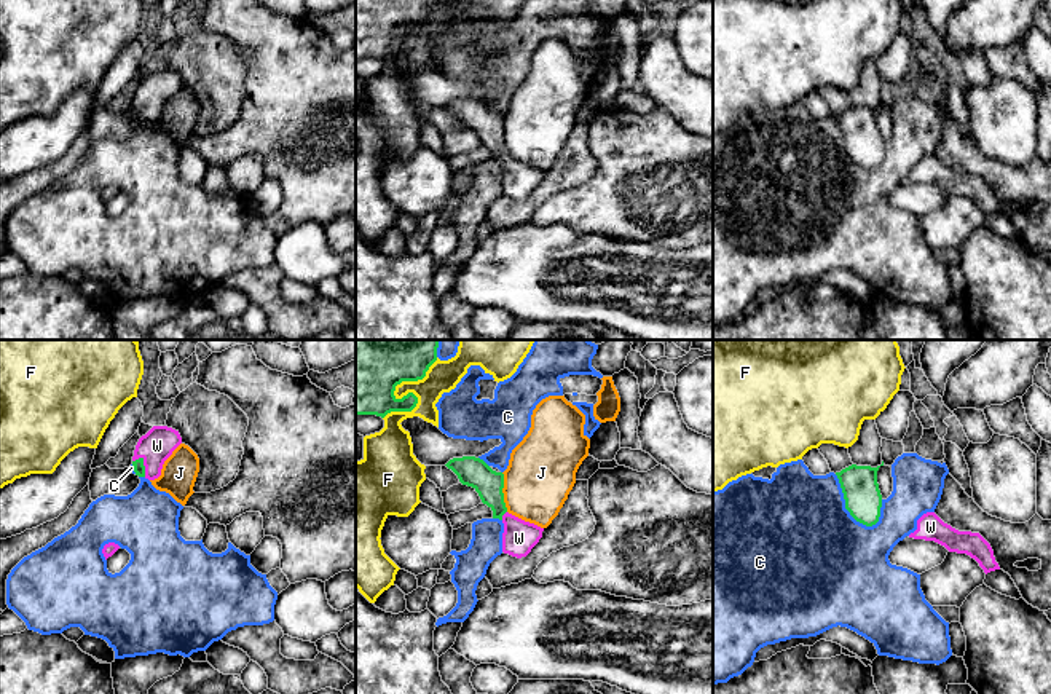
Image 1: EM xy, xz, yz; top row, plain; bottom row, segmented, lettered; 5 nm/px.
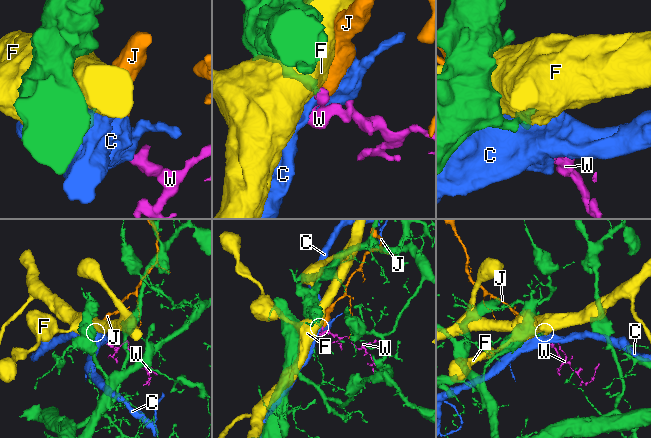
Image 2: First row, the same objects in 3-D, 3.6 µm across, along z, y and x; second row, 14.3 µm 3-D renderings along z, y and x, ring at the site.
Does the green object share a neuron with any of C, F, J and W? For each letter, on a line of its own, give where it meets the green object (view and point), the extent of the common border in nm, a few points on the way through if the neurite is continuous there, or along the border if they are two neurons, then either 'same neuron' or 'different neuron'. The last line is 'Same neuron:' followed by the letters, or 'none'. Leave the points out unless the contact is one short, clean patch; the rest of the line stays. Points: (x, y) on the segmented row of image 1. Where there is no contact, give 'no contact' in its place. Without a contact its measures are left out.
C: meets green in yz at (846, 506); contact 340 nm long; different neuron
F: meets green in xz at (399, 399); contact 420 nm long; different neuron
J: meets green in xz at (501, 492); contact 200 nm long; border along xz (501, 473), (503, 501), (507, 511); different neuron
W: meets green in xy at (142, 463); contact 110 nm long; runs through xy (139, 468), (142, 463), (157, 445); same neuron
Same neuron: W

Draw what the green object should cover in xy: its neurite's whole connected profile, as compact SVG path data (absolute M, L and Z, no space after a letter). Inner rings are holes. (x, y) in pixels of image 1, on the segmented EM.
M153 426L136 445L132 467L136 475L155 480L161 475L164 461L182 444L179 431Z

